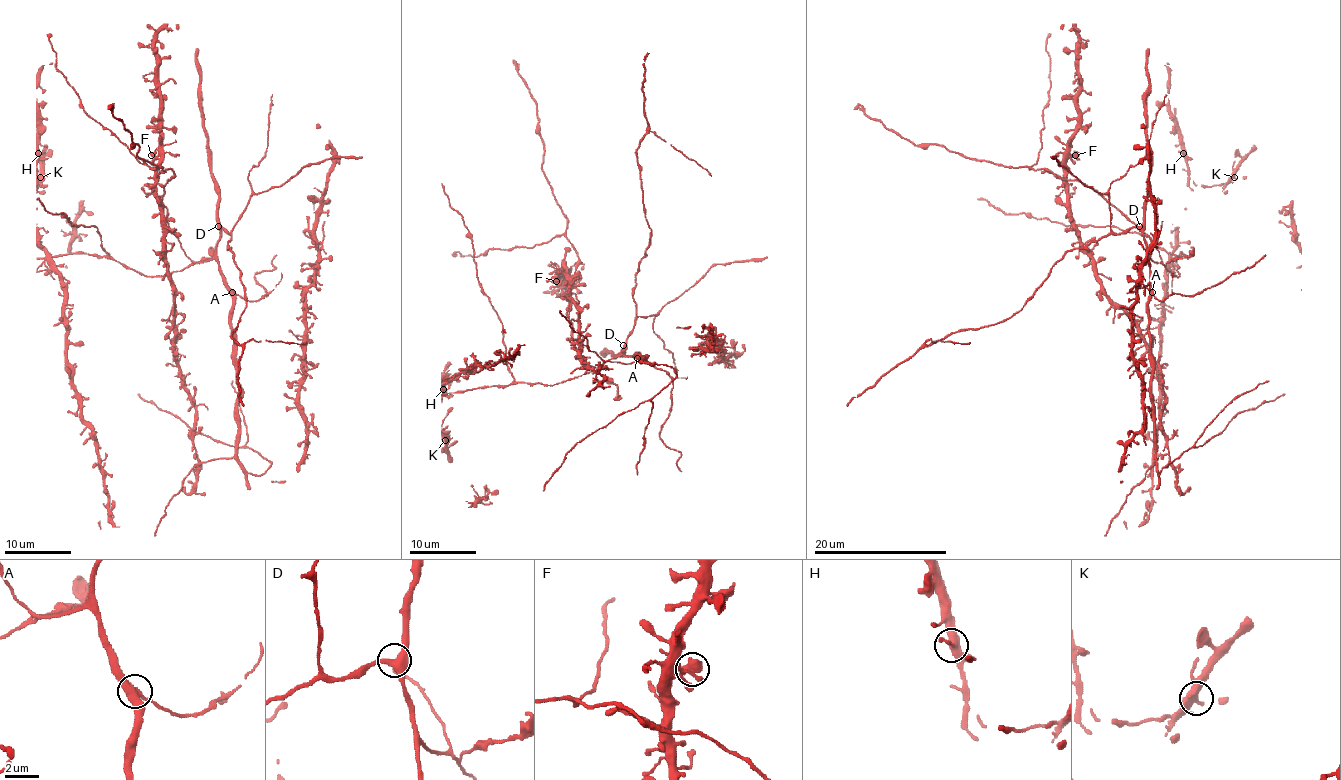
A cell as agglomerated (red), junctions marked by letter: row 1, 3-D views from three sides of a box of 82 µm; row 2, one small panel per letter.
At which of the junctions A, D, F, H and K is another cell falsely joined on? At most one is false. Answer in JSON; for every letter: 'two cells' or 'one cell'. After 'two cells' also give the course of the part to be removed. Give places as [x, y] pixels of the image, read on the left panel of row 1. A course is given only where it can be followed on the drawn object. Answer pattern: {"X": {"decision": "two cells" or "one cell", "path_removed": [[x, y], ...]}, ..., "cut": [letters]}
{"A": {"decision": "one cell"}, "D": {"decision": "one cell"}, "F": {"decision": "one cell"}, "H": {"decision": "one cell"}, "K": {"decision": "one cell"}, "cut": []}

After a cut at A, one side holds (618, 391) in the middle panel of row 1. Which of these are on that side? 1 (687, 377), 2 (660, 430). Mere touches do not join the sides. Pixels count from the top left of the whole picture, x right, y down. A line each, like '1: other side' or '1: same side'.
1: other side
2: other side

